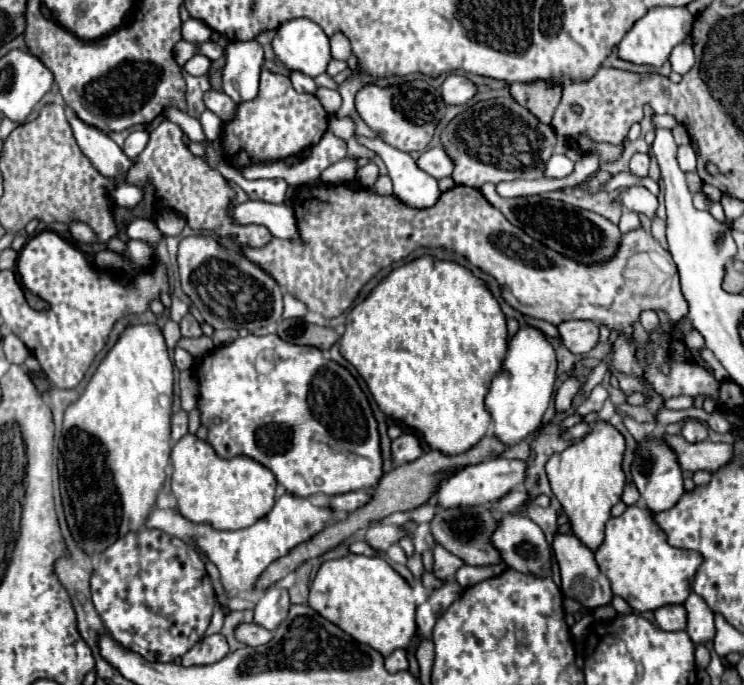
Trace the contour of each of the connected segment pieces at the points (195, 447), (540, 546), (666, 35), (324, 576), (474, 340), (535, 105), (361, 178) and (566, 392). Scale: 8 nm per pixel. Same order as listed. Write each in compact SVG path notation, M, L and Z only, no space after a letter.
M193 434L183 436L173 446L171 462L171 490L177 498L177 510L195 524L209 524L217 530L239 530L255 524L275 504L277 480L271 470L247 456L223 460L213 452L209 442Z
M513 512L513 514L501 518L497 522L495 532L491 534L491 544L499 550L501 560L505 562L507 568L513 568L519 572L531 572L537 576L547 576L551 572L551 552L549 552L549 546L545 542L545 534L525 514Z
M651 8L621 40L619 58L635 64L651 64L655 68L663 66L667 62L667 56L671 54L671 48L691 34L693 20L695 16L691 16L687 8Z
M347 554L343 558L323 562L309 586L307 604L351 638L371 646L385 658L397 648L407 648L415 634L413 590L379 556Z
M421 256L379 282L367 300L349 312L345 326L347 330L339 340L341 356L361 374L381 412L419 434L431 450L449 456L461 454L489 432L491 416L487 416L483 400L493 376L503 370L507 324L497 300L471 270L455 262Z
M547 82L511 84L509 92L515 102L533 112L543 124L551 124L553 112L561 100L561 84L547 84Z
M369 162L367 166L357 170L357 182L361 182L361 186L365 186L365 188L371 188L375 184L377 176L379 176L379 168L375 162Z
M569 376L559 388L557 388L557 394L555 394L555 410L557 414L565 412L571 408L571 402L573 402L573 396L579 392L581 388L581 382L575 378L575 376Z

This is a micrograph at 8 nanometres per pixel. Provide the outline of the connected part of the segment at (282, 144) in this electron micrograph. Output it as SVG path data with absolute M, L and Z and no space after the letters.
M263 68L259 94L255 100L241 102L235 116L223 124L221 148L223 158L233 168L245 168L249 162L277 162L295 156L315 142L327 130L327 112L313 94L297 92L285 74L273 74Z

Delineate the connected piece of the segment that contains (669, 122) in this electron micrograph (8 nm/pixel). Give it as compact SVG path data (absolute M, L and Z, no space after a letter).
M653 114L653 118L651 118L651 122L653 122L653 126L655 128L675 128L677 126L677 122L675 122L675 118L673 116L669 116L669 114Z

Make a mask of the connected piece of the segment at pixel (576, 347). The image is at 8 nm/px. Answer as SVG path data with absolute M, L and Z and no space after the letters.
M569 320L557 324L559 340L573 352L585 354L599 342L599 326L589 320Z

